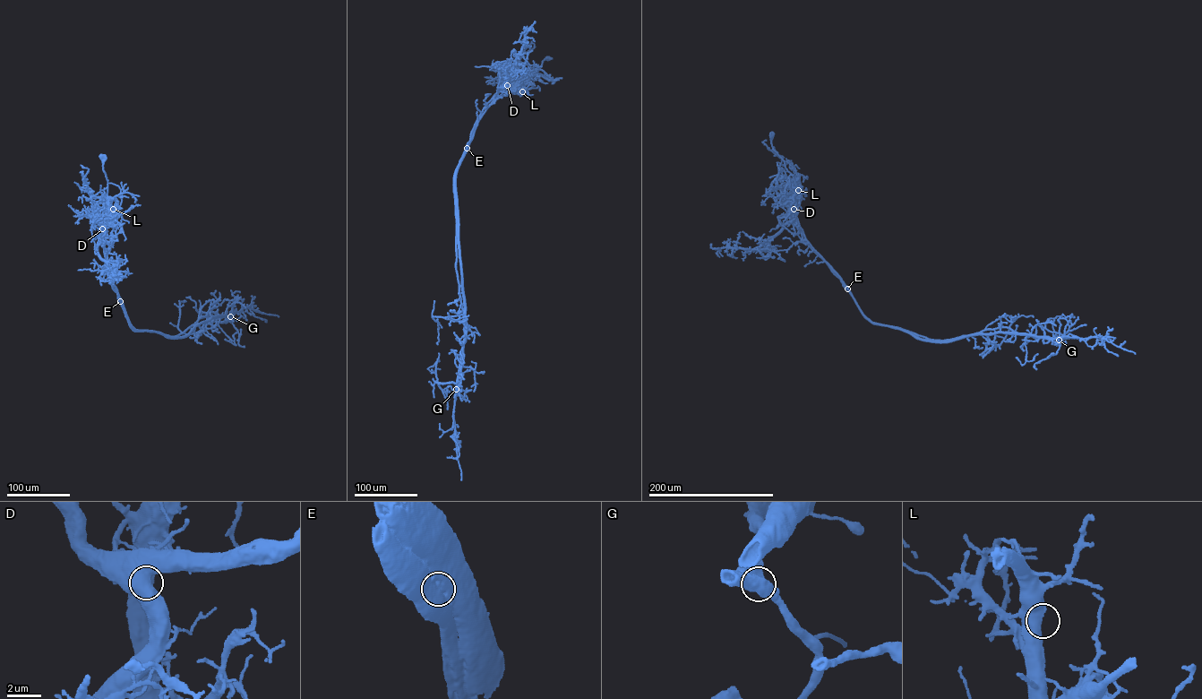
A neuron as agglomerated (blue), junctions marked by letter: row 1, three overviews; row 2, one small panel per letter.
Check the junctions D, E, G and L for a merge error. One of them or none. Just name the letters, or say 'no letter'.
E

